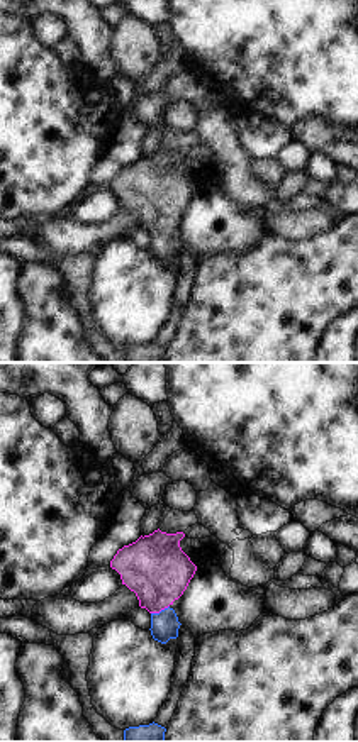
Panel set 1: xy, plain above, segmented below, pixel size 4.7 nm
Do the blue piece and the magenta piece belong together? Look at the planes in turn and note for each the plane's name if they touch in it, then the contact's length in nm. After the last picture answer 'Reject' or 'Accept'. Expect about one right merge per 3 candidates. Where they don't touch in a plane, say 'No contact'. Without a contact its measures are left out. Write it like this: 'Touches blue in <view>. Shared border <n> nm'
Touches blue in xy. Shared border 100 nm.

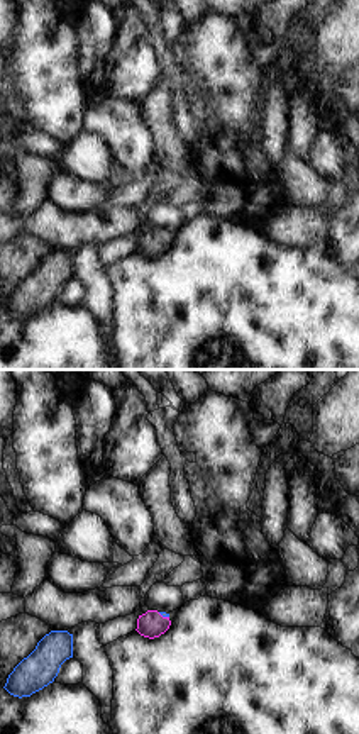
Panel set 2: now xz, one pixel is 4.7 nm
Touches blue in xz. Shared border 60 nm.

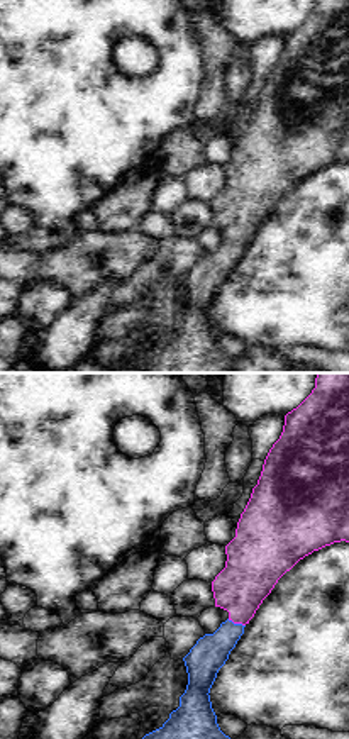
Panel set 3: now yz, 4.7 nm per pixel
Touches blue in yz. Shared border 90 nm.

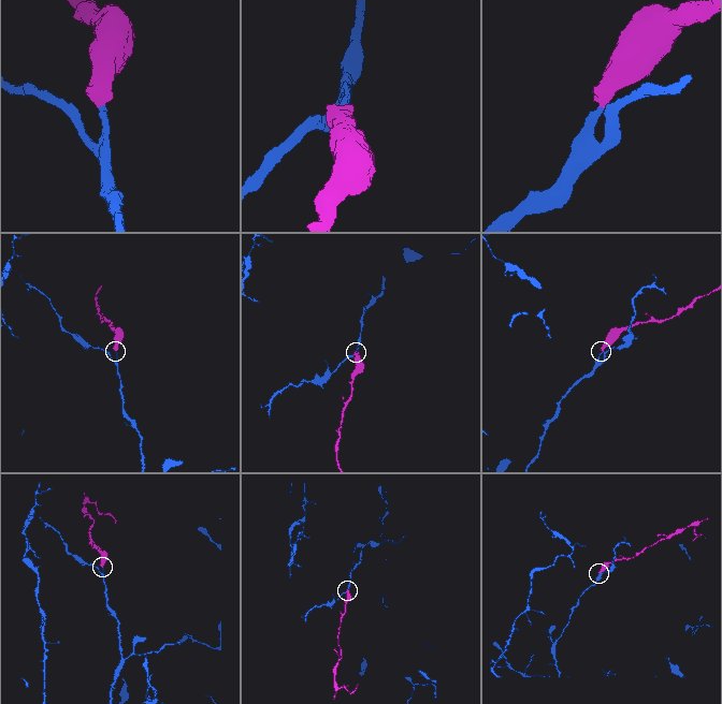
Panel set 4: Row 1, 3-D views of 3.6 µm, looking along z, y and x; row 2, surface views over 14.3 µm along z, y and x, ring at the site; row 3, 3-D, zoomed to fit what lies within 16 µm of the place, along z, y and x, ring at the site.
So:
Accept.

